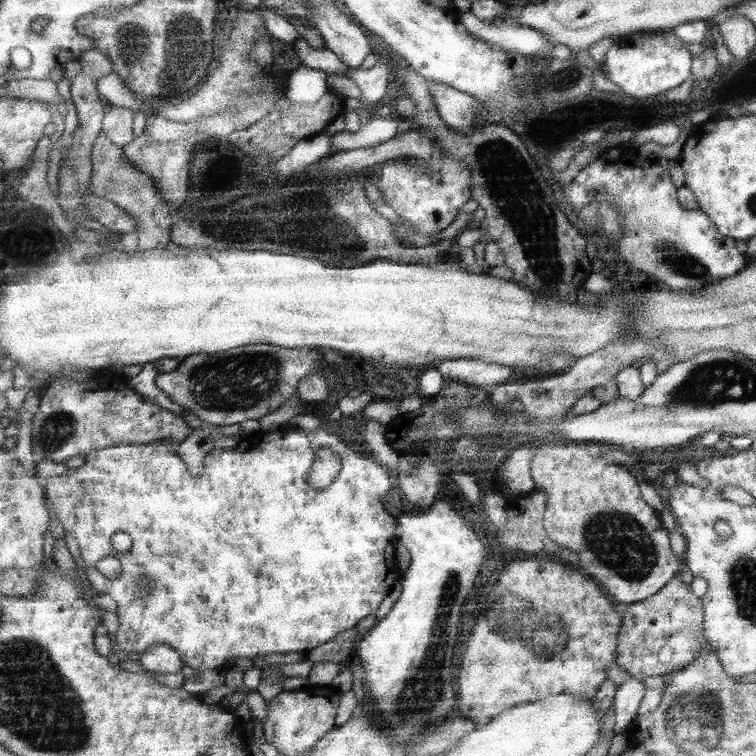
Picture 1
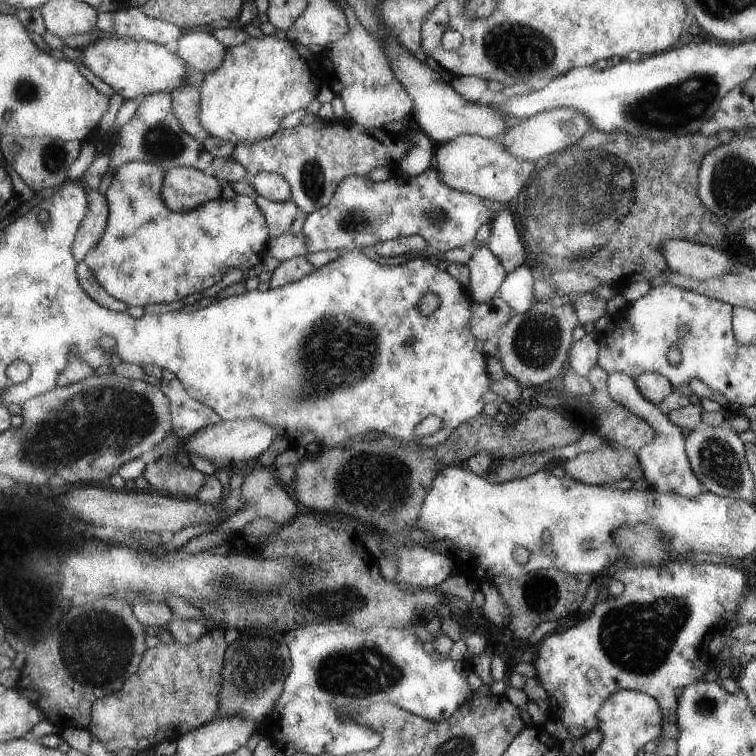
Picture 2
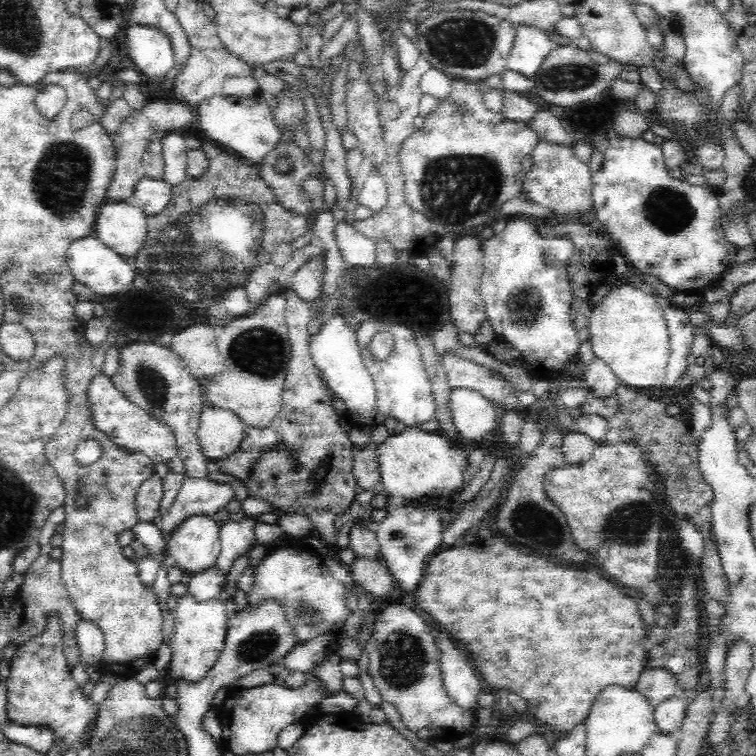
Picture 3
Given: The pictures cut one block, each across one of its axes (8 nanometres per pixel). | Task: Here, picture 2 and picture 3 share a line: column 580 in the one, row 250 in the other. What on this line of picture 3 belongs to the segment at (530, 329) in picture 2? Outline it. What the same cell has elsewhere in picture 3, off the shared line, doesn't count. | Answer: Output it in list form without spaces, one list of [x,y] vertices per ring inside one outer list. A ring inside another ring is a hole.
[[[324,248],[298,268],[294,288],[298,290],[298,296],[302,296],[302,300],[306,300],[310,304],[318,300],[318,294],[320,294],[322,284],[324,284],[326,268],[328,268],[328,260],[326,260]]]

